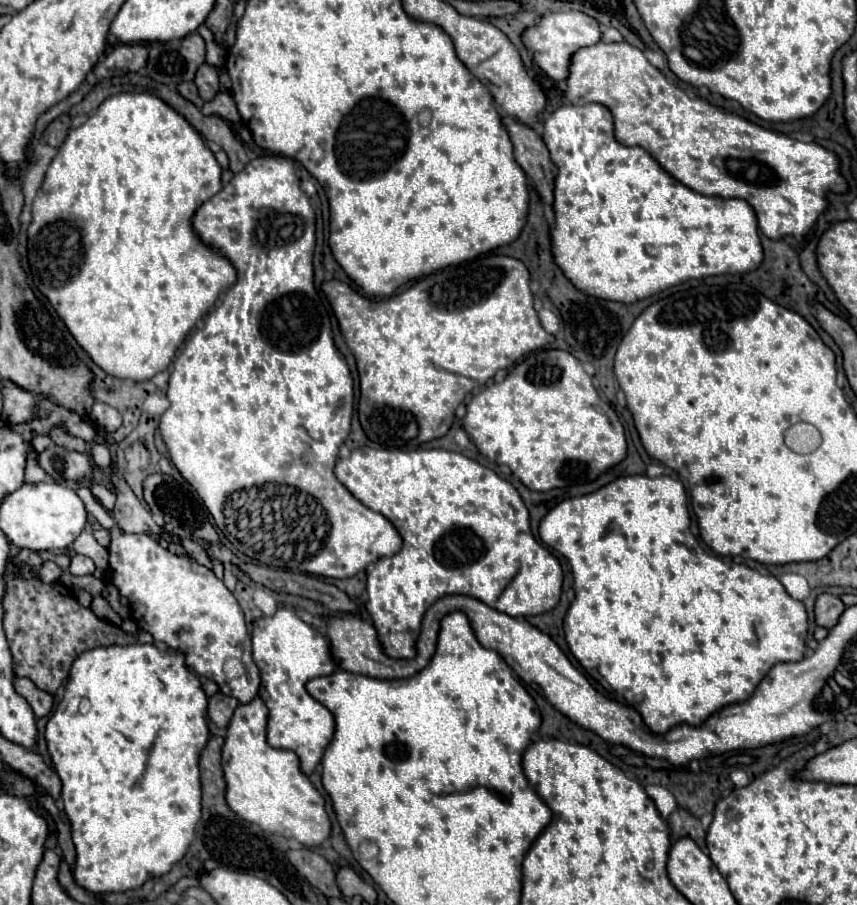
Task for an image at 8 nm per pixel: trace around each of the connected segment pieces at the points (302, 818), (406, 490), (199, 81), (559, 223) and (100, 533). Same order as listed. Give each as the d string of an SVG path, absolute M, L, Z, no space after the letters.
M259 697L247 705L239 705L233 713L223 745L227 803L239 817L257 823L263 831L285 839L297 839L305 847L319 847L331 833L325 799L301 771L293 751L281 751L267 745L265 723L267 707Z
M344 446L339 449L339 457L337 465L335 465L335 475L337 479L363 503L367 505L369 509L385 515L393 525L395 529L401 533L403 537L403 547L399 553L395 553L393 557L381 557L373 571L369 571L367 574L367 593L368 601L366 603L366 609L371 617L373 617L373 625L379 633L379 641L385 649L385 653L389 657L401 657L401 659L413 659L417 655L415 651L415 641L417 641L417 635L421 631L421 619L425 615L425 611L441 597L445 595L453 595L453 593L459 593L459 595L469 595L469 597L475 597L475 599L481 599L483 603L487 603L489 607L501 611L501 613L507 613L511 617L531 617L531 615L541 615L541 613L547 613L551 611L557 603L559 603L559 597L561 597L561 581L563 581L563 571L561 571L561 565L559 561L545 549L541 547L533 533L531 533L531 525L529 525L529 511L523 503L523 499L519 497L517 489L501 479L493 469L487 469L483 465L479 465L477 461L461 455L455 451L445 449L426 449L417 447L415 449L389 449L389 447L371 448L371 447L359 447L355 450L349 450Z
M203 63L197 71L195 77L195 85L199 89L199 95L203 101L211 101L217 93L219 93L219 75L217 75L217 67Z
M589 103L585 107L573 107L573 105L563 105L557 111L553 111L545 119L545 135L543 141L551 153L551 161L557 167L557 179L555 179L555 229L553 229L553 247L555 247L555 257L557 265L563 269L567 279L581 289L587 295L595 295L599 299L609 299L609 301L621 301L621 303L635 303L639 299L645 299L653 293L665 291L667 287L679 285L689 279L701 279L701 277L713 277L713 275L727 275L727 273L747 273L755 271L761 261L763 261L763 247L761 239L757 233L757 217L753 207L743 201L743 199L719 199L719 197L705 197L689 187L681 185L675 177L671 177L643 147L627 147L621 145L615 135L613 135L613 115L607 107L599 103Z
M97 521L91 525L91 529L93 529L93 537L97 539L97 543L99 545L103 545L105 549L109 547L109 543L111 543L111 535L109 535L109 531L107 529L103 529Z

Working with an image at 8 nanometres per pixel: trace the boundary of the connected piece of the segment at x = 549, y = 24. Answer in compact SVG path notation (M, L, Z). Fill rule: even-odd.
M559 11L543 15L531 29L525 31L523 43L533 51L533 61L555 81L569 77L569 65L575 51L601 41L599 23L581 11Z

